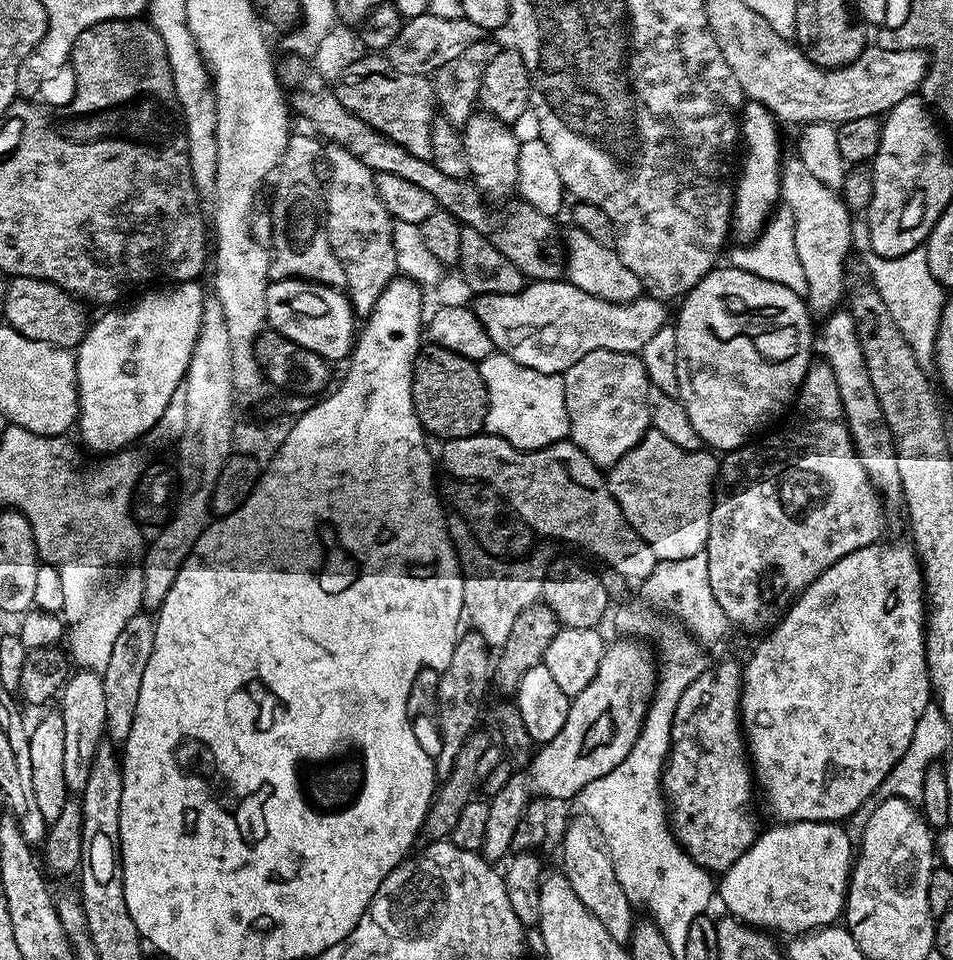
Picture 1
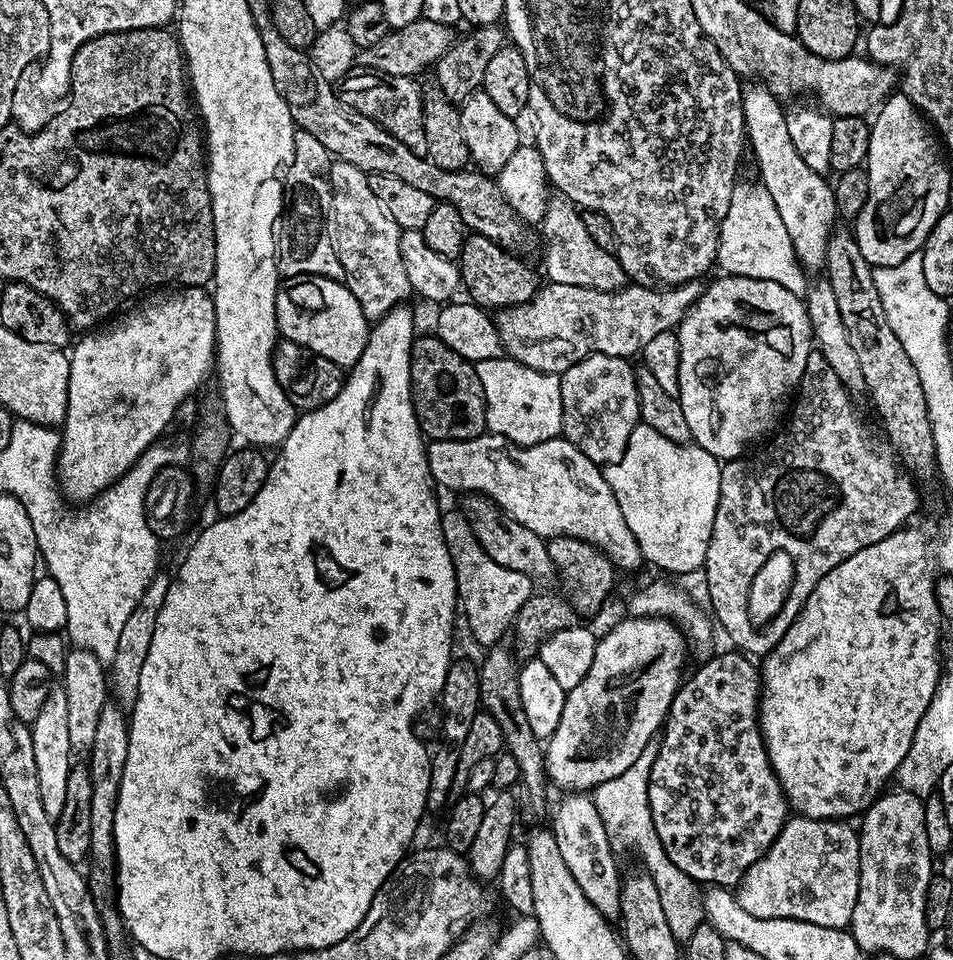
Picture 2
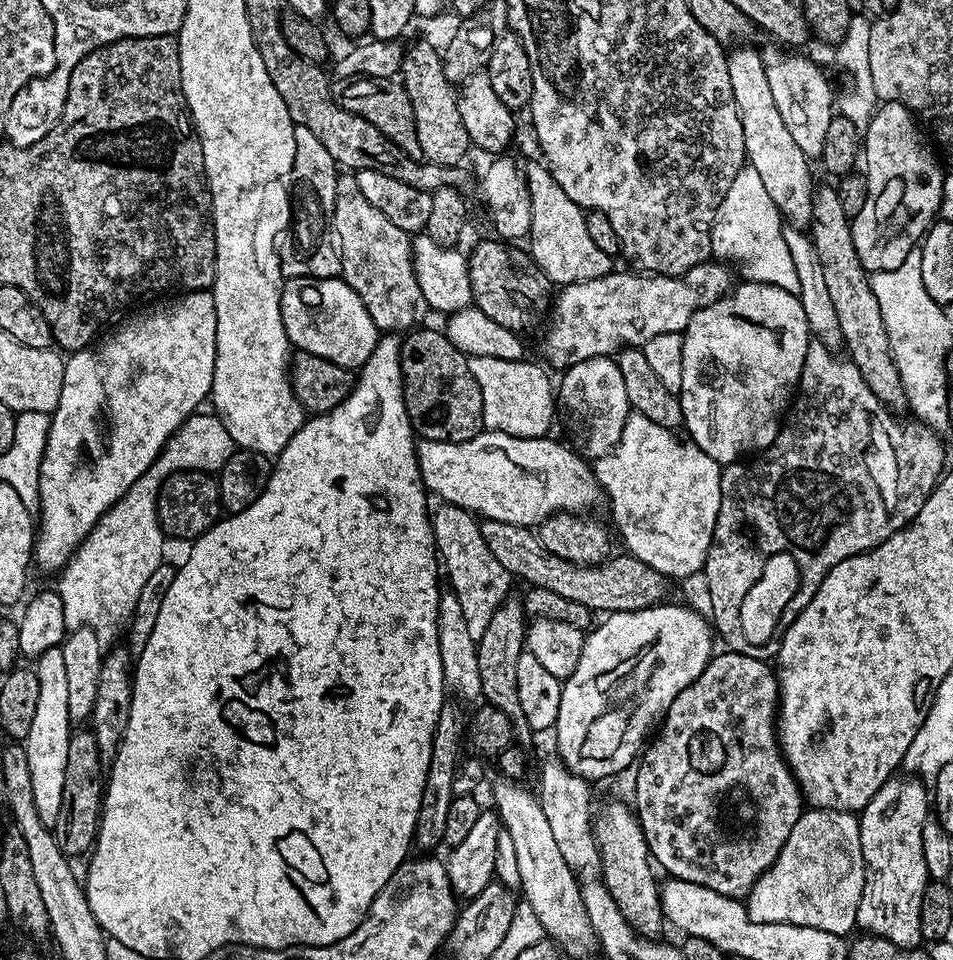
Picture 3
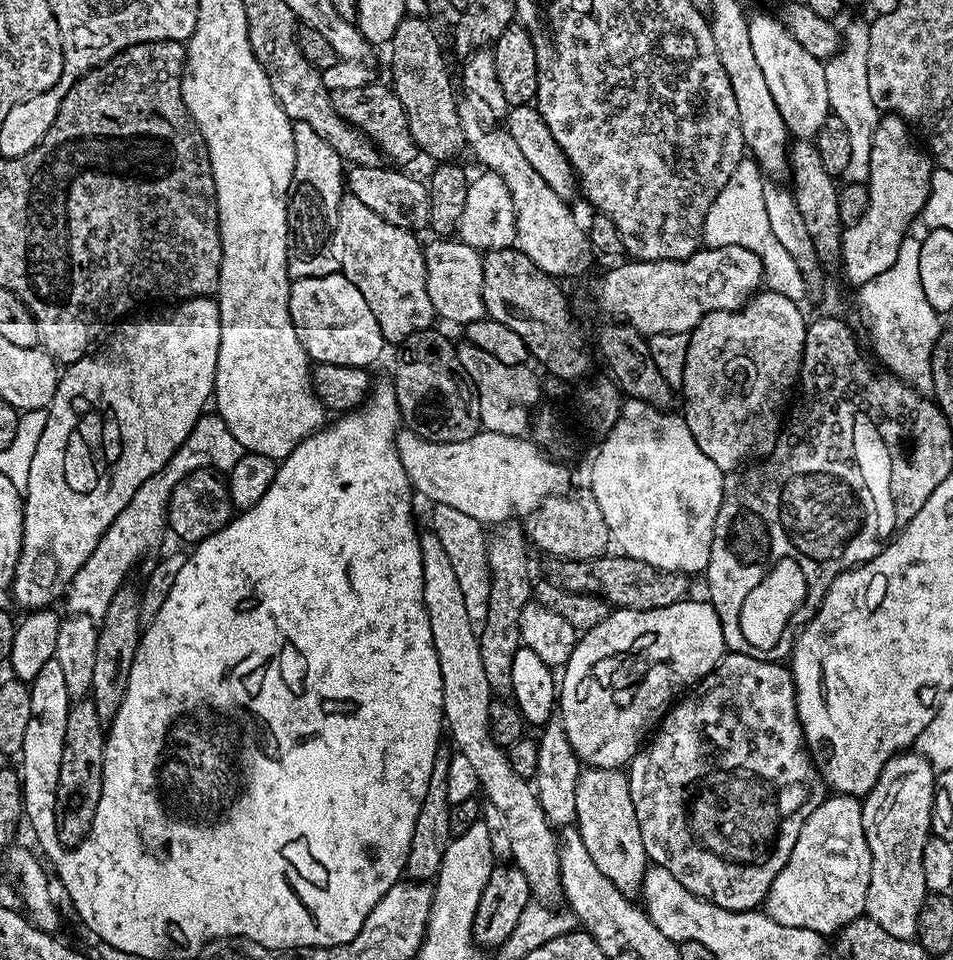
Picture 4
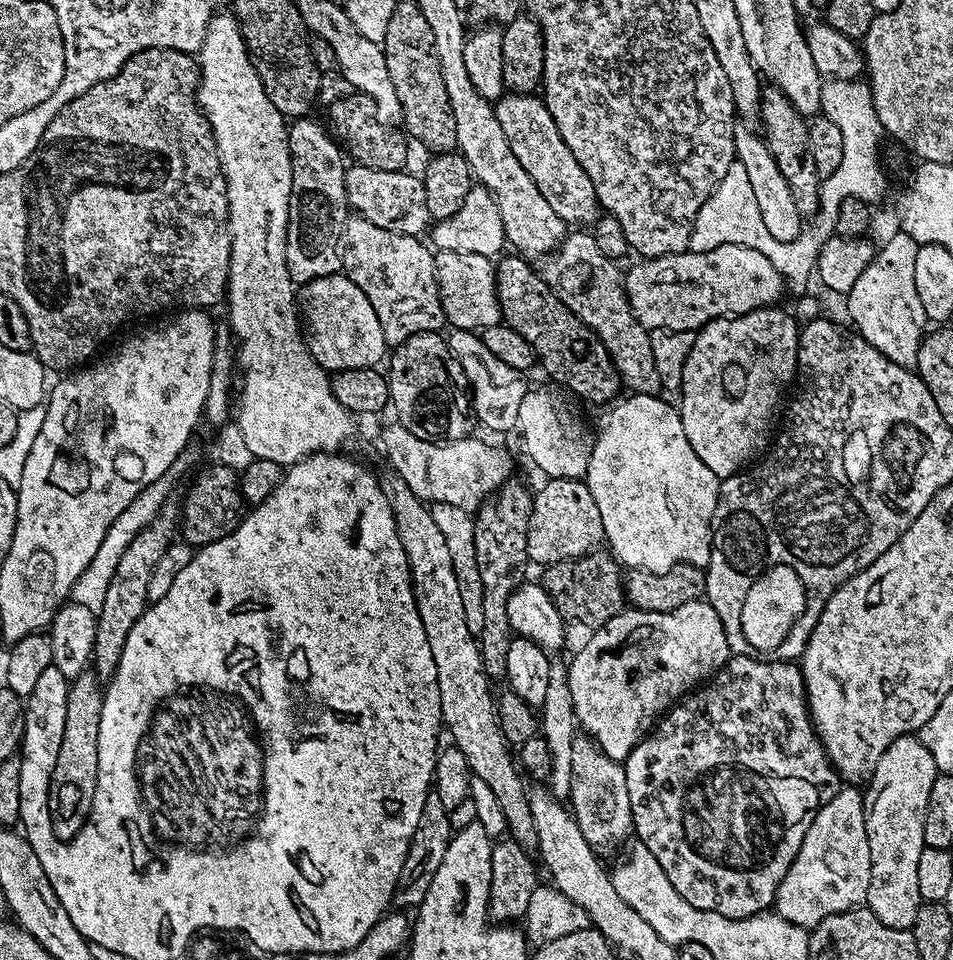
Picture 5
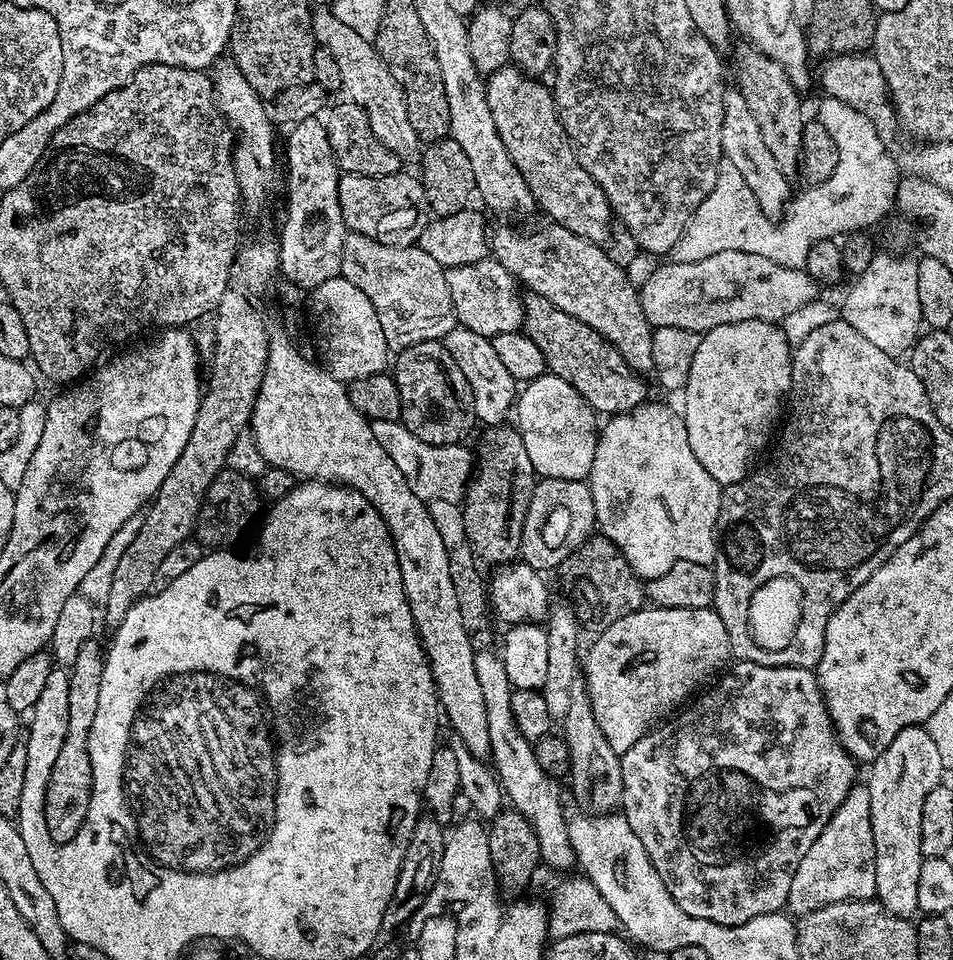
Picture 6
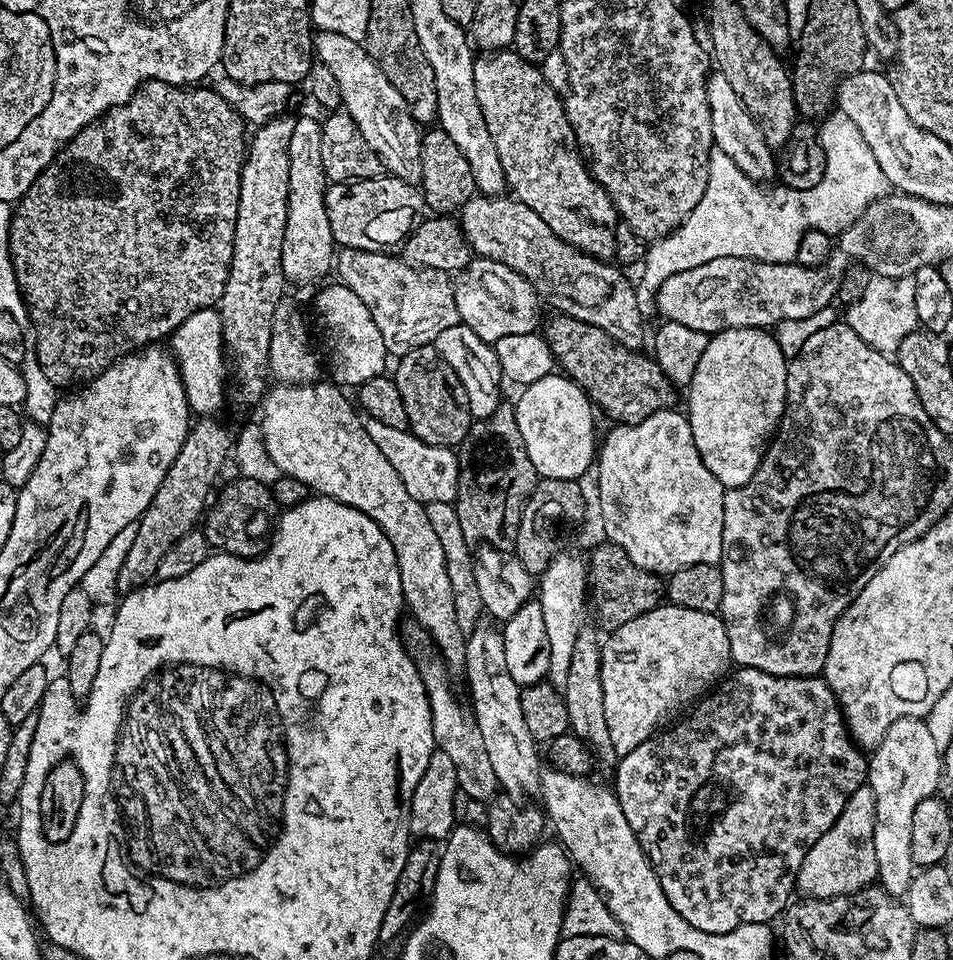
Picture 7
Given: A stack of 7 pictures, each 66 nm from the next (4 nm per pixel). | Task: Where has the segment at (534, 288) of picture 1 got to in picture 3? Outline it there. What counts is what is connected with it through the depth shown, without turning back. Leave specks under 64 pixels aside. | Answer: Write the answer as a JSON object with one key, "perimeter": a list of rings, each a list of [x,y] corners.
{"perimeter":[[[707,262],[680,276],[613,270],[602,278],[563,285],[550,308],[544,356],[557,370],[563,370],[586,358],[612,356],[625,346],[643,346],[658,334],[683,333],[698,310],[732,291],[734,279],[728,268],[724,262]]]}

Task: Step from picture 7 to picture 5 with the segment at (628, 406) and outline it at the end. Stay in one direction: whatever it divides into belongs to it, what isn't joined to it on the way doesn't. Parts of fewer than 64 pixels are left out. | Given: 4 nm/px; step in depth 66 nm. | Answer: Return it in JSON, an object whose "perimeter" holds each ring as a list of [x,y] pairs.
{"perimeter":[[[505,255],[499,261],[501,264],[495,265],[496,297],[500,300],[503,323],[522,334],[526,342],[530,342],[539,367],[544,367],[545,374],[550,379],[557,380],[552,382],[561,389],[567,390],[573,397],[581,396],[592,404],[604,404],[612,399],[615,401],[622,392],[620,375],[598,334],[594,334],[594,330],[590,330],[586,322],[579,320],[556,297],[543,275],[537,269],[535,272],[525,257],[511,255]]]}

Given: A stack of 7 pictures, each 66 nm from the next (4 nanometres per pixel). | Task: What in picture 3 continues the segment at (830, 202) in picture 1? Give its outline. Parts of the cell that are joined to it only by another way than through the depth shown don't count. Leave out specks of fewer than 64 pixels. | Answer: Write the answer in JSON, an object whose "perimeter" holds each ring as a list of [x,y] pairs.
{"perimeter":[[[738,48],[727,55],[730,86],[742,122],[744,154],[749,167],[758,174],[762,186],[781,215],[795,227],[807,227],[812,220],[816,184],[812,182],[810,160],[795,145],[790,130],[783,124],[767,81],[763,55],[752,48]]]}

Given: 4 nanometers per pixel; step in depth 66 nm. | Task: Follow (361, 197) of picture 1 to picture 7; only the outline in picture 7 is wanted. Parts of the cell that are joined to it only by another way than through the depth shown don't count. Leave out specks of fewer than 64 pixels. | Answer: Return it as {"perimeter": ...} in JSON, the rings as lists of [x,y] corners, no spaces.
{"perimeter":[[[340,248],[334,261],[334,272],[339,283],[345,284],[370,310],[378,330],[382,330],[382,342],[386,342],[386,350],[393,357],[399,358],[405,352],[414,350],[423,344],[432,344],[442,334],[442,330],[450,330],[450,326],[460,323],[458,306],[454,302],[456,285],[453,277],[446,272],[439,272],[433,268],[417,268],[415,264],[396,254],[387,251],[371,252],[357,248]]]}

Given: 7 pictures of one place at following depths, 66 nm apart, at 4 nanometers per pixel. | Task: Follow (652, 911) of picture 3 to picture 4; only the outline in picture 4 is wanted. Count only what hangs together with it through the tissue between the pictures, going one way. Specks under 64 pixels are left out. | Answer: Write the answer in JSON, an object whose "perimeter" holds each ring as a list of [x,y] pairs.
{"perimeter":[[[581,767],[578,786],[576,787],[576,818],[574,826],[580,831],[582,842],[590,858],[623,896],[632,898],[643,889],[644,875],[647,874],[650,861],[646,854],[646,846],[642,842],[642,829],[638,827],[638,814],[634,814],[634,802],[630,798],[630,786],[627,775],[619,768]]]}

